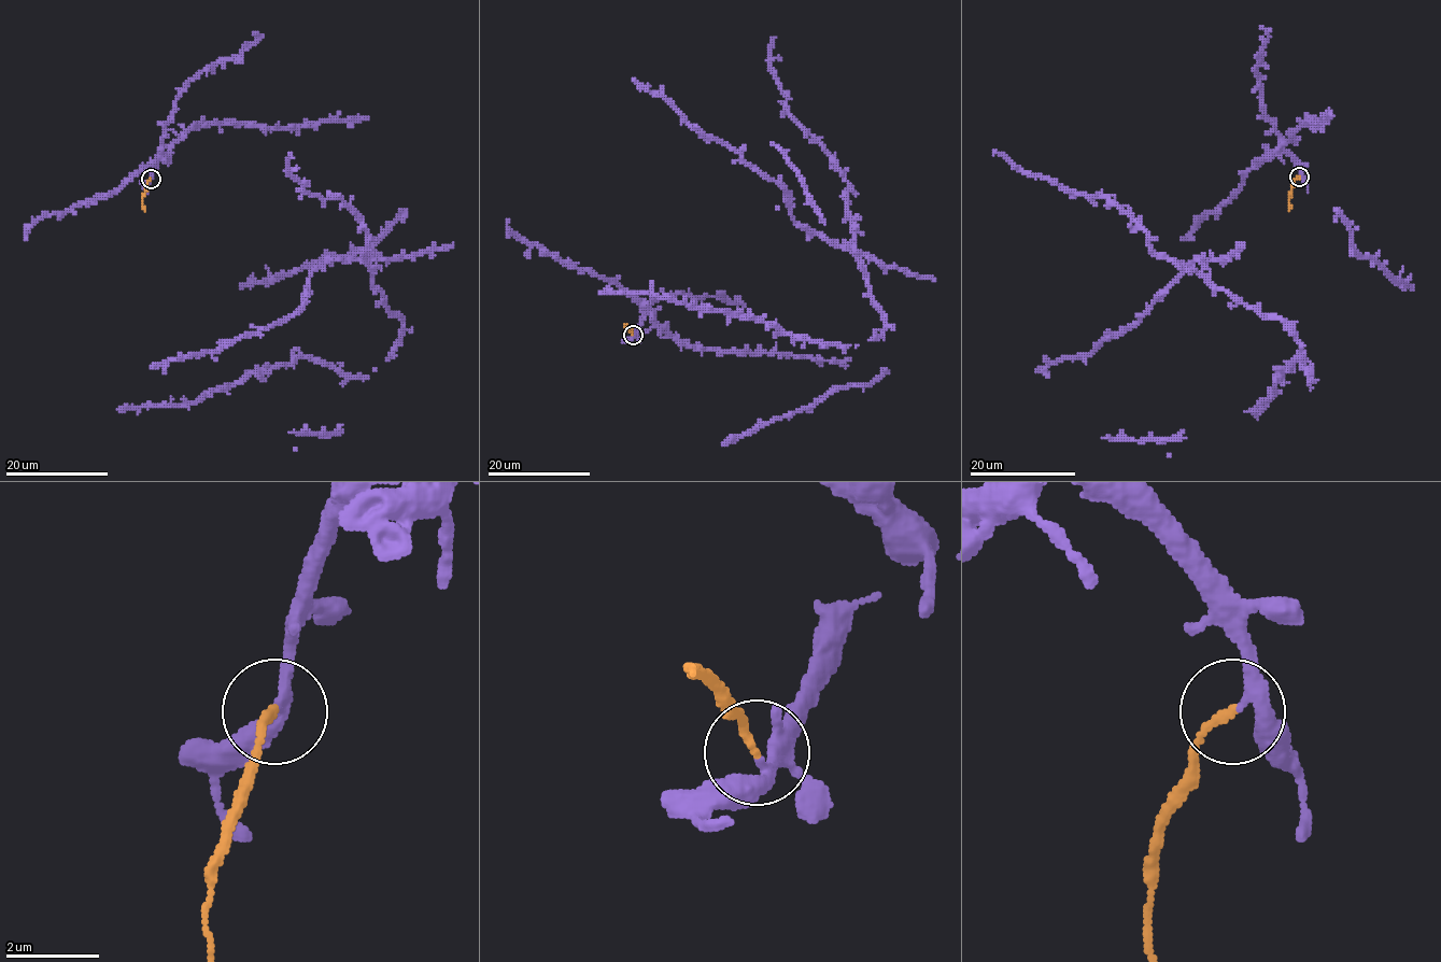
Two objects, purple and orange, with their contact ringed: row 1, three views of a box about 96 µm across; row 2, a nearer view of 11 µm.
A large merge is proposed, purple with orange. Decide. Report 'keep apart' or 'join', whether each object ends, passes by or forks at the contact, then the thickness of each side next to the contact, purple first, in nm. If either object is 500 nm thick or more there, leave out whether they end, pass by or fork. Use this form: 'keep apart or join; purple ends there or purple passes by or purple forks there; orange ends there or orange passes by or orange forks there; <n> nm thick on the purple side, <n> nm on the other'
keep apart; purple passes by; orange ends there; 240 nm thick on the purple side, 170 nm on the other

